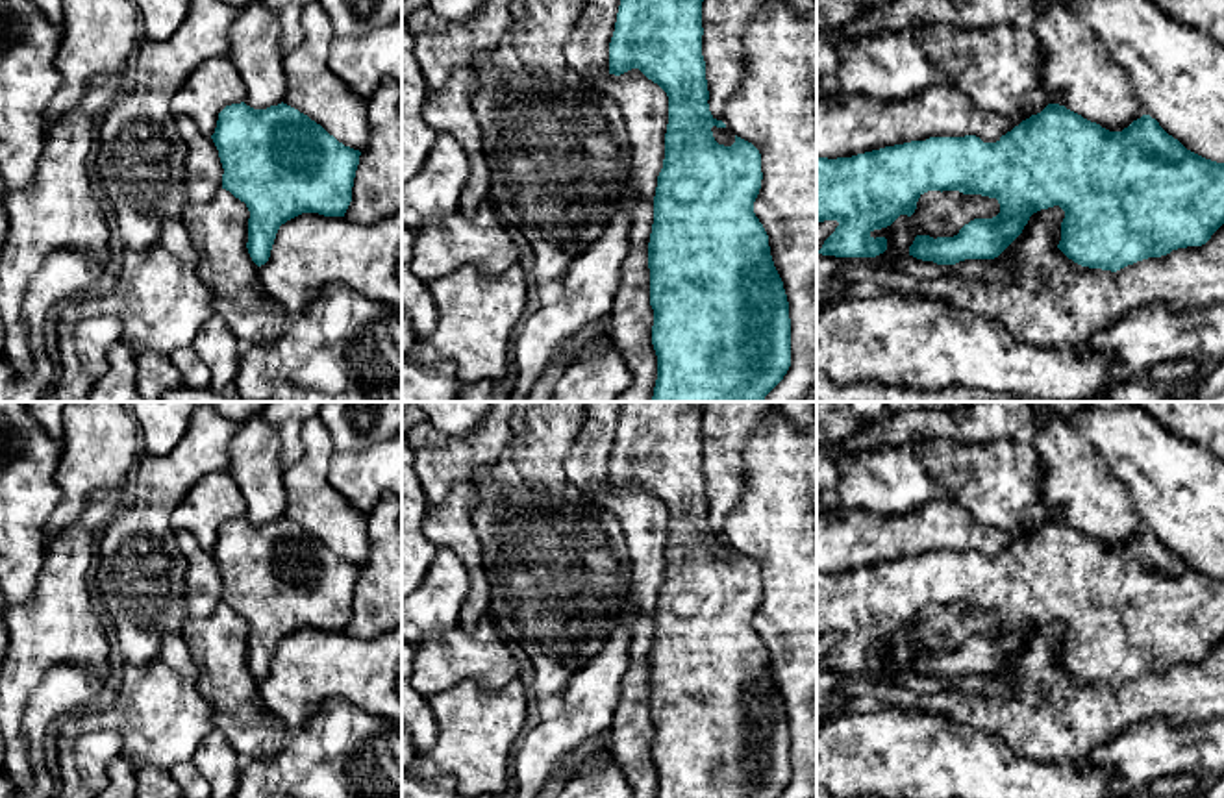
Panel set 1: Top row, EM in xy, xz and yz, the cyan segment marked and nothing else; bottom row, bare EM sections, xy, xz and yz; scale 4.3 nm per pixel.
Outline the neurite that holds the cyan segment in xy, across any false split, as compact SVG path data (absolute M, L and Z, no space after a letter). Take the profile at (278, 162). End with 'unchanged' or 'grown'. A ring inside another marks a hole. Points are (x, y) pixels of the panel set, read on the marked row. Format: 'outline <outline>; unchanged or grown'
outline M244 102L226 106L211 139L224 168L222 189L250 211L246 248L257 267L269 261L276 233L287 220L302 213L344 217L361 152L339 143L298 109L283 102L267 109Z; unchanged

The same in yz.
outline M1048 104L996 143L983 143L976 135L930 137L852 157L817 157L817 224L824 220L839 222L818 254L835 257L876 257L883 254L887 239L874 239L870 233L891 226L900 215L911 217L918 198L928 191L981 194L996 198L1000 204L996 217L974 218L954 237L917 235L909 246L909 256L937 265L998 257L1022 233L1033 213L1054 206L1065 211L1057 248L1081 267L1111 272L1148 257L1167 256L1178 248L1202 246L1224 224L1224 163L1187 150L1150 115L1143 115L1122 131L1109 131L1065 106Z; unchanged

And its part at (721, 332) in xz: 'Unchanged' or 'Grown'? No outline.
Unchanged

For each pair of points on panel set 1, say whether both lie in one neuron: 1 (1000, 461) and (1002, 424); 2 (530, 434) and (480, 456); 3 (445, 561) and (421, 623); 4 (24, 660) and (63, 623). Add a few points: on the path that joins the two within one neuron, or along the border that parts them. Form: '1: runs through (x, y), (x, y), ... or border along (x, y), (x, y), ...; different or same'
1: border along (1030, 443), (995, 439), (960, 445); different
2: border along (512, 421), (510, 445), (491, 465), (478, 473); different
3: runs through (445, 576), (445, 589), (430, 608); same
4: runs through (34, 650), (54, 630); same

